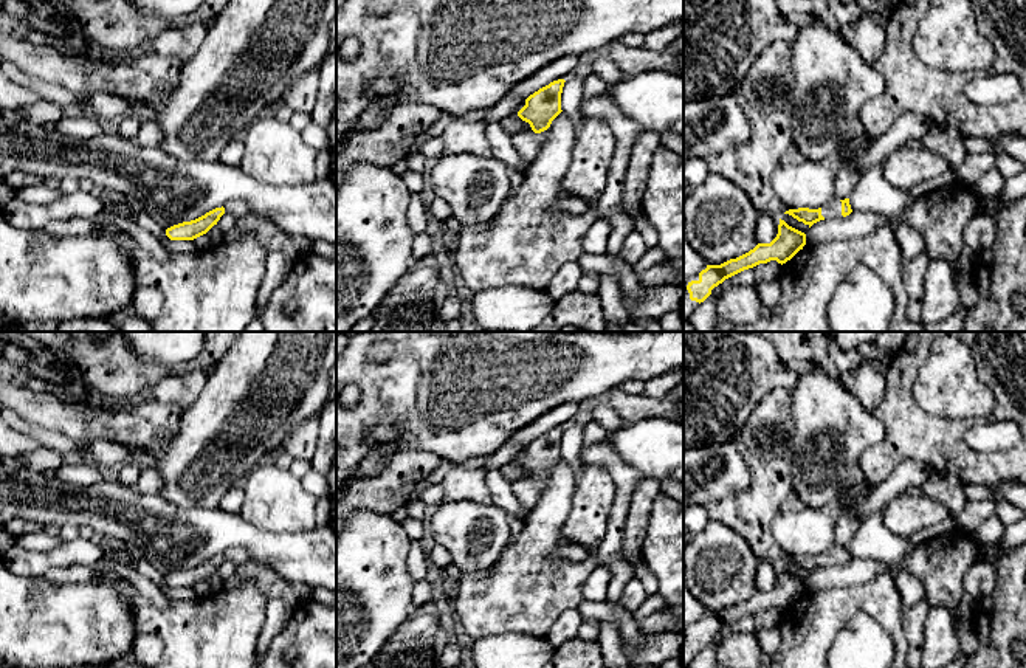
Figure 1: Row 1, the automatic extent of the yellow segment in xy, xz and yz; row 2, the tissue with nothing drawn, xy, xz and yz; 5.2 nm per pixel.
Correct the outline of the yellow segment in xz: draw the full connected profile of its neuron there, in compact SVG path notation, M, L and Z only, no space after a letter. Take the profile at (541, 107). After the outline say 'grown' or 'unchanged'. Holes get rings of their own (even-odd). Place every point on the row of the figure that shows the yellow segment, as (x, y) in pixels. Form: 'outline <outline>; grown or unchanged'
outline M558 79L539 88L525 99L525 105L518 112L518 116L532 127L511 136L513 146L527 166L536 158L546 143L552 121L563 112L561 93L564 82L564 79Z; grown

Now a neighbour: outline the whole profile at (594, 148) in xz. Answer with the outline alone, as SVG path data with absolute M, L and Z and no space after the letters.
M584 118L583 127L575 132L572 161L561 180L563 194L595 203L606 188L615 147L615 135L604 121Z

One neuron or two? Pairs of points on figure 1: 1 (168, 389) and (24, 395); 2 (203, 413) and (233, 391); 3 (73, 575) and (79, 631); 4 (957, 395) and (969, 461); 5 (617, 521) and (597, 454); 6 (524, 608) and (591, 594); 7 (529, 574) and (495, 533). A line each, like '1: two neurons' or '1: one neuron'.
1: two neurons
2: one neuron
3: two neurons
4: two neurons
5: one neuron
6: two neurons
7: two neurons

